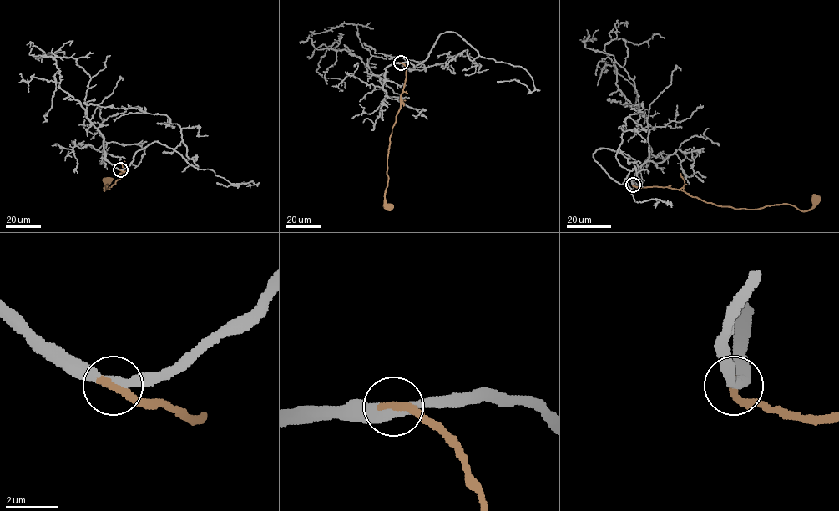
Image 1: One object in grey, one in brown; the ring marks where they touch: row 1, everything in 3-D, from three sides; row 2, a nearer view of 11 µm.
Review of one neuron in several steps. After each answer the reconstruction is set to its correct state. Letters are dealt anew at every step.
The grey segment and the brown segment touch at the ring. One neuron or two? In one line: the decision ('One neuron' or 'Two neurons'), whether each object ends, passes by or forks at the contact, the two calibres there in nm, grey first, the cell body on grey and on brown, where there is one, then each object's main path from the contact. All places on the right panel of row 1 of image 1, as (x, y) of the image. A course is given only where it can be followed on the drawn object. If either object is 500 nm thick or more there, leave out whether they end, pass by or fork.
One neuron. At the ring grey passes by. At the ring brown ends. Thickness 400 nm (grey) against 340 nm. Soma of grey: none. Soma of brown: (816, 199). Course of grey: (633, 184), (624, 153), (593, 158), (619, 184), (629, 173), (616, 153), (638, 111), (607, 100). Course of brown: (633, 184), (680, 189), (705, 201), (735, 209), (759, 209), (788, 204), (807, 210), (813, 205), (814, 199)

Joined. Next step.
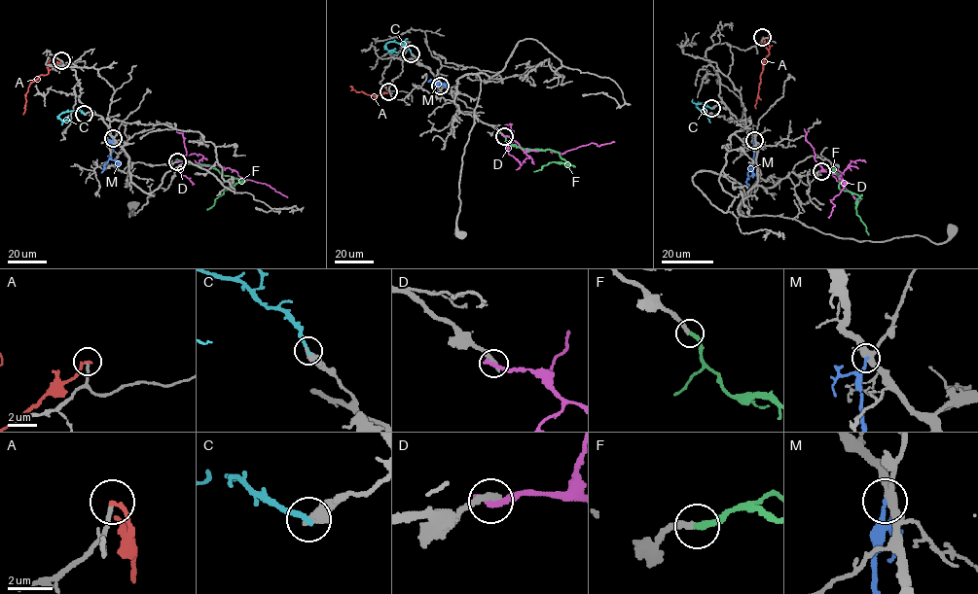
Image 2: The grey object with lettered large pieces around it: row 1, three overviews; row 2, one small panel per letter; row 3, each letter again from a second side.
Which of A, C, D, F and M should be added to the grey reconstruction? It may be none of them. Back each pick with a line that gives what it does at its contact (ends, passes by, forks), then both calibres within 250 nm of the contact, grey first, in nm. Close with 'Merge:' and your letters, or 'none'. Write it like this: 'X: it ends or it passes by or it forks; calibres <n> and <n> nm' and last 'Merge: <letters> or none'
F: it ends; calibres 300 and 300 nm
Merge: F

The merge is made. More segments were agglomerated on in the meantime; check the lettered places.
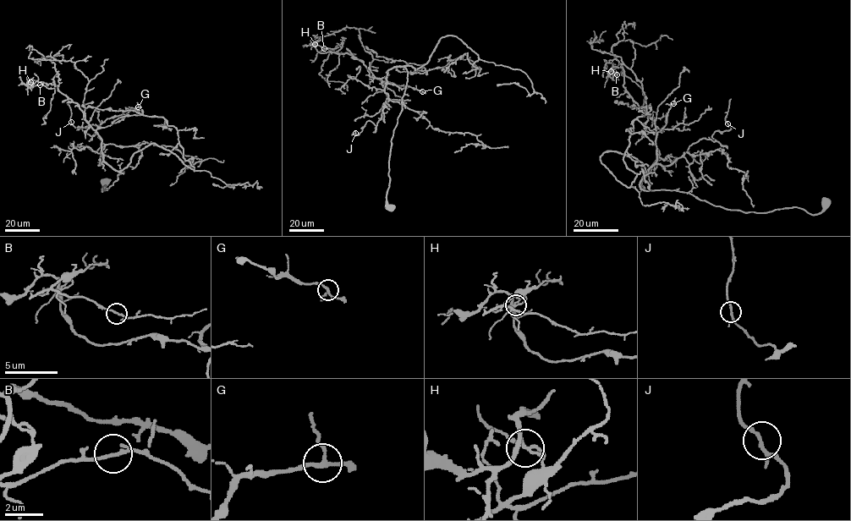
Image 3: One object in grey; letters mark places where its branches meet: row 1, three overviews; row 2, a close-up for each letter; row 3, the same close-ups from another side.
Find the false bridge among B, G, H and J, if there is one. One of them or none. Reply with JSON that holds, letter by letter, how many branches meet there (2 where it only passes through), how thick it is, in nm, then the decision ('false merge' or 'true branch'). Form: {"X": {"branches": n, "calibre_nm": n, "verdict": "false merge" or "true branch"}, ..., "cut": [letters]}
{"B": {"branches": 3, "calibre_nm": 140, "verdict": "true branch"}, "G": {"branches": 3, "calibre_nm": 190, "verdict": "true branch"}, "H": {"branches": 3, "calibre_nm": 130, "verdict": "false merge"}, "J": {"branches": 3, "calibre_nm": 170, "verdict": "true branch"}, "cut": ["H"]}

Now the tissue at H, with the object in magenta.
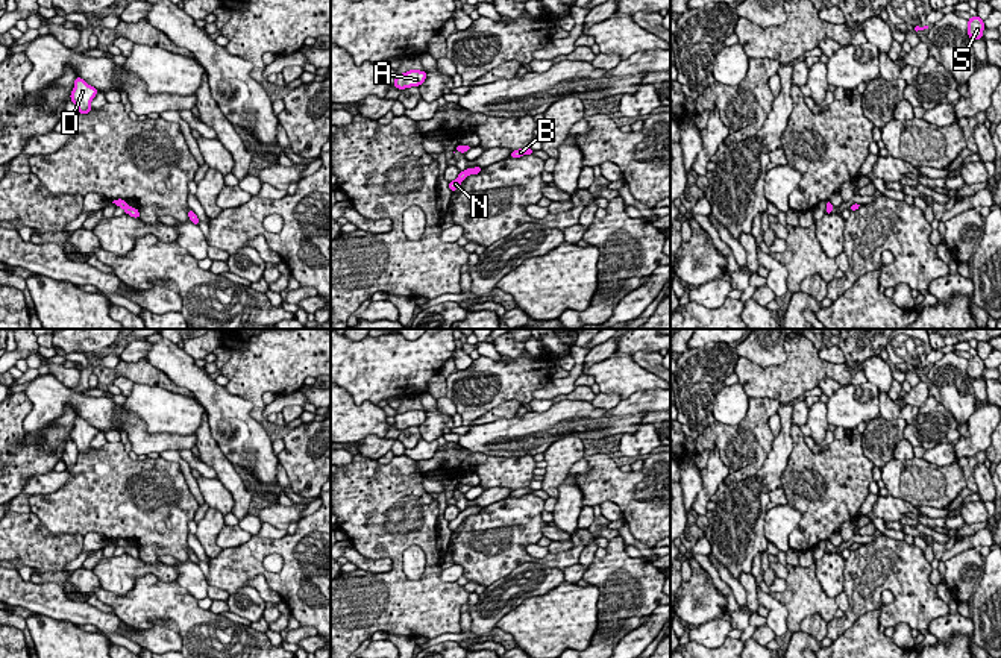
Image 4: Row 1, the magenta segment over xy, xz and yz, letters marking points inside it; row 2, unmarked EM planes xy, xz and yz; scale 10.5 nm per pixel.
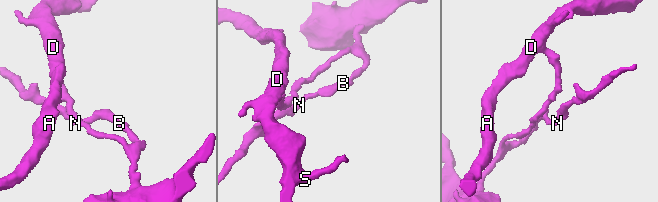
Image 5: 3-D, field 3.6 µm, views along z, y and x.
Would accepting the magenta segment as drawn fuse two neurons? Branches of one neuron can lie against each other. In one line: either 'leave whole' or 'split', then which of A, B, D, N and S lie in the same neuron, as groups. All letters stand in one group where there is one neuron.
split | A D S / B N

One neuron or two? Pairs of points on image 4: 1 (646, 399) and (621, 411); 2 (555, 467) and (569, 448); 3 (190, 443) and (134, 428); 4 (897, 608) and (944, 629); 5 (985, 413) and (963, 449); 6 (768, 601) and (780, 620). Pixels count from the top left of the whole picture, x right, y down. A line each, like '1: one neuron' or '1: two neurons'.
1: one neuron
2: one neuron
3: one neuron
4: two neurons
5: one neuron
6: one neuron

